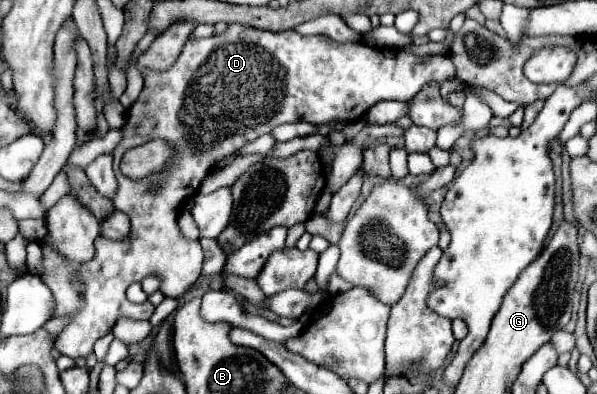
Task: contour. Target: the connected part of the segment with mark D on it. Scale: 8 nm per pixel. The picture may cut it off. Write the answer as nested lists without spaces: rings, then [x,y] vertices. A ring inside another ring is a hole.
[[[229,23],[221,35],[199,41],[189,39],[169,71],[147,75],[139,99],[127,111],[125,139],[113,151],[113,169],[119,183],[113,203],[129,215],[129,235],[123,241],[99,235],[95,239],[97,253],[87,263],[59,257],[49,235],[41,243],[41,281],[53,293],[53,315],[69,315],[69,323],[61,331],[61,337],[57,337],[55,349],[73,359],[87,357],[95,341],[109,333],[119,317],[149,319],[155,307],[148,300],[139,305],[131,303],[125,291],[131,283],[151,273],[161,277],[161,293],[165,297],[183,295],[199,279],[203,249],[199,241],[191,241],[181,233],[177,219],[185,201],[199,191],[201,181],[213,169],[215,159],[231,155],[245,141],[255,141],[283,123],[309,121],[321,125],[329,121],[357,121],[375,101],[407,103],[425,83],[443,83],[447,77],[455,77],[455,67],[447,55],[417,57],[393,49],[373,49],[363,43],[341,45],[323,35],[301,37],[293,29],[271,33]],[[143,117],[155,117],[157,121],[147,137],[137,133]],[[155,137],[177,147],[175,165],[141,181],[123,177],[119,171],[123,153]],[[75,275],[85,283],[83,297],[71,287]]]

